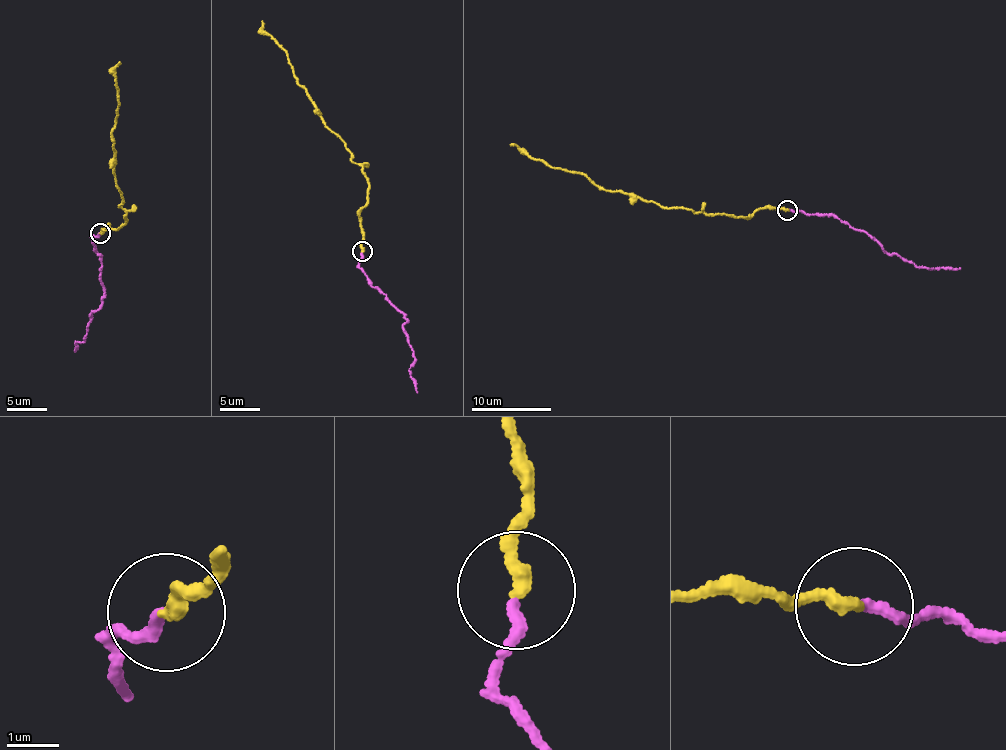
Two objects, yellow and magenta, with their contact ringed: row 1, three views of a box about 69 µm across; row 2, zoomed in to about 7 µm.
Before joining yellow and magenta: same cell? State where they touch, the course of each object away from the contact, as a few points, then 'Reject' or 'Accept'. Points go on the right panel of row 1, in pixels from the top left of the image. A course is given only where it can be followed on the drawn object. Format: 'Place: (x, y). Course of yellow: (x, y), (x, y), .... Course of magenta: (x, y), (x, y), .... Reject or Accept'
Place: (787, 210). Course of yellow: (787, 210), (762, 206), (744, 218), (665, 208), (603, 189), (584, 174), (553, 168), (516, 145), (510, 146). Course of magenta: (788, 211), (828, 213), (870, 234), (883, 251), (917, 265), (960, 268). Accept

